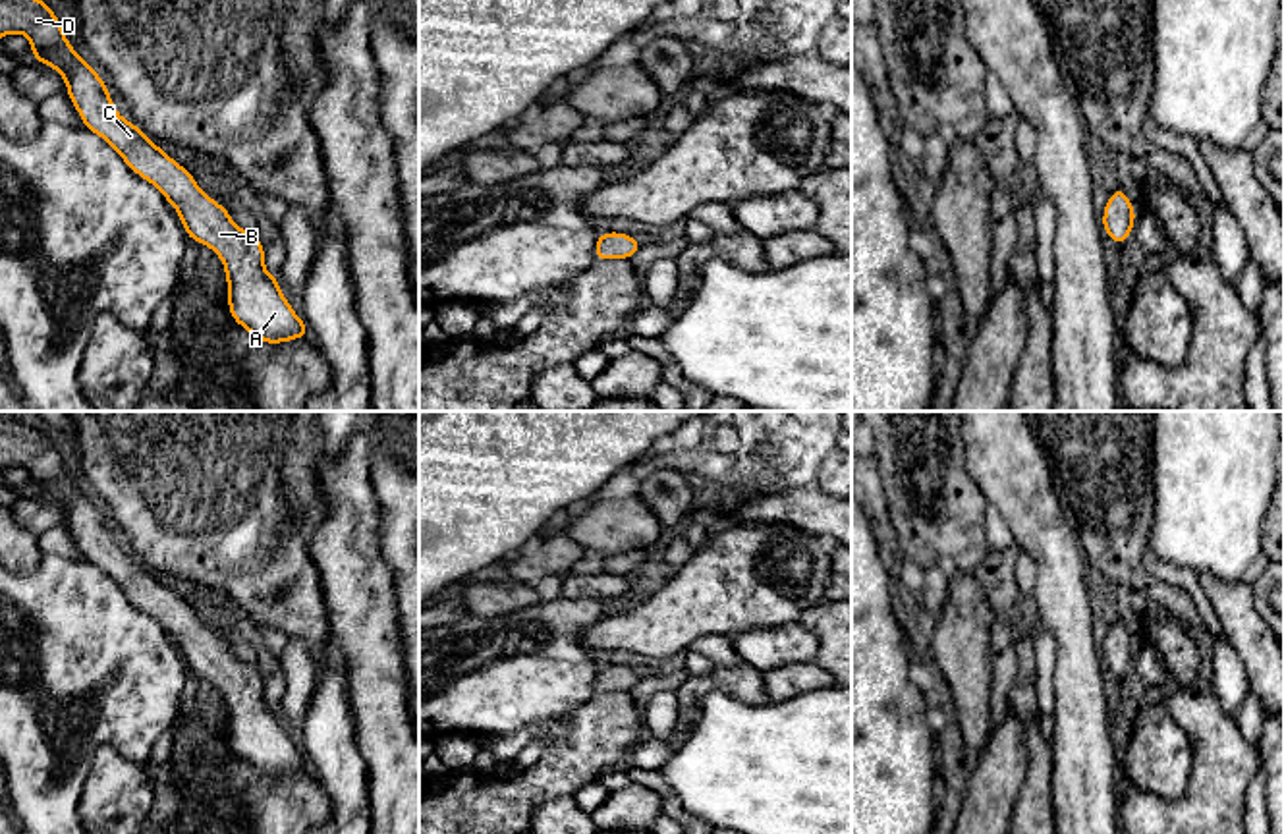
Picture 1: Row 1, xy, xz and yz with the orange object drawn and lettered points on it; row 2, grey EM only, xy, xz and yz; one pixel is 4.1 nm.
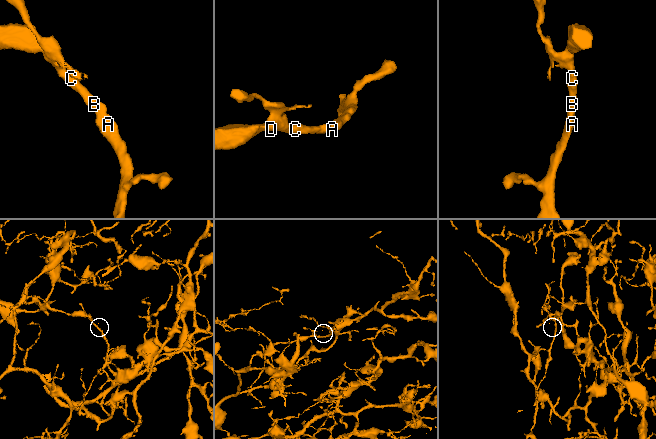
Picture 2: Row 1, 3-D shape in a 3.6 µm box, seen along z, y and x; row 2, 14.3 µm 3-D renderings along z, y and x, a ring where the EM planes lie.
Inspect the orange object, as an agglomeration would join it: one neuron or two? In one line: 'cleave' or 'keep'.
keep

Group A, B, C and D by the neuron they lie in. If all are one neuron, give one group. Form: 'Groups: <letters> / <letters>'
Groups: A B C D

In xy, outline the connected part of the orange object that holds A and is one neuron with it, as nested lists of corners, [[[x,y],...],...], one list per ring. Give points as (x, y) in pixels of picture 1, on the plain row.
[[[0,413],[0,471],[10,465],[25,467],[31,475],[31,488],[41,496],[54,500],[64,510],[68,529],[79,544],[85,562],[100,568],[139,610],[151,614],[164,627],[178,643],[189,672],[210,680],[220,689],[228,714],[230,749],[263,776],[284,776],[309,768],[307,757],[286,734],[278,718],[280,710],[266,705],[266,683],[257,666],[236,658],[232,647],[220,635],[205,627],[189,602],[154,577],[133,554],[127,554],[118,546],[106,514],[102,514],[95,500],[71,481],[62,461],[62,454],[46,434],[31,429],[15,415],[4,417]]]

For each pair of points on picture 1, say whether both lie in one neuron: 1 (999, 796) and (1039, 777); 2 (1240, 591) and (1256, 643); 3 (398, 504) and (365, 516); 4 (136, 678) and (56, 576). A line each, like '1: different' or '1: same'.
1: different
2: same
3: different
4: same

